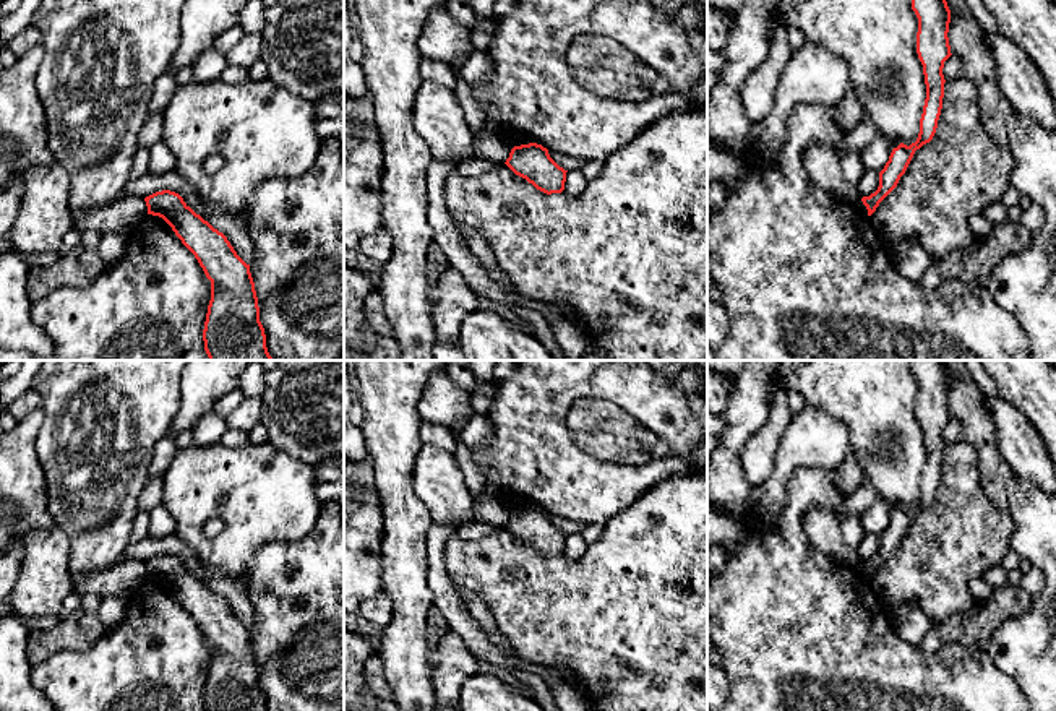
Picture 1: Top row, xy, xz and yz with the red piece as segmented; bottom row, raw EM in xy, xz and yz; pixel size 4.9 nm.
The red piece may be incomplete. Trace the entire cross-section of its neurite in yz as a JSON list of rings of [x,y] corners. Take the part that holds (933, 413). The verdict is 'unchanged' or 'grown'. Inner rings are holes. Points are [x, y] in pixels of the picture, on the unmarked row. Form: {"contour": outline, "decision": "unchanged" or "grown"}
{"contour": [[[912,360],[912,373],[918,381],[916,417],[923,429],[926,463],[920,482],[920,497],[910,510],[900,506],[879,536],[879,550],[861,565],[871,580],[879,567],[897,550],[913,518],[929,506],[936,497],[944,461],[944,425],[952,419],[949,409],[951,373],[944,360]]], "decision": "unchanged"}

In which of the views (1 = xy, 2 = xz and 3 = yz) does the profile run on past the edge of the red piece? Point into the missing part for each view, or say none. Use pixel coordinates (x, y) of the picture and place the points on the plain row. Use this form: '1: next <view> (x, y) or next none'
1: next none
2: next none
3: next none

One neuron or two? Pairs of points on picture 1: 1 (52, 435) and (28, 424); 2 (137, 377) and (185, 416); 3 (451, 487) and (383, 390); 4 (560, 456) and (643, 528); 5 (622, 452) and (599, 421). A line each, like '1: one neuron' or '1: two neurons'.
1: two neurons
2: two neurons
3: two neurons
4: two neurons
5: one neuron

